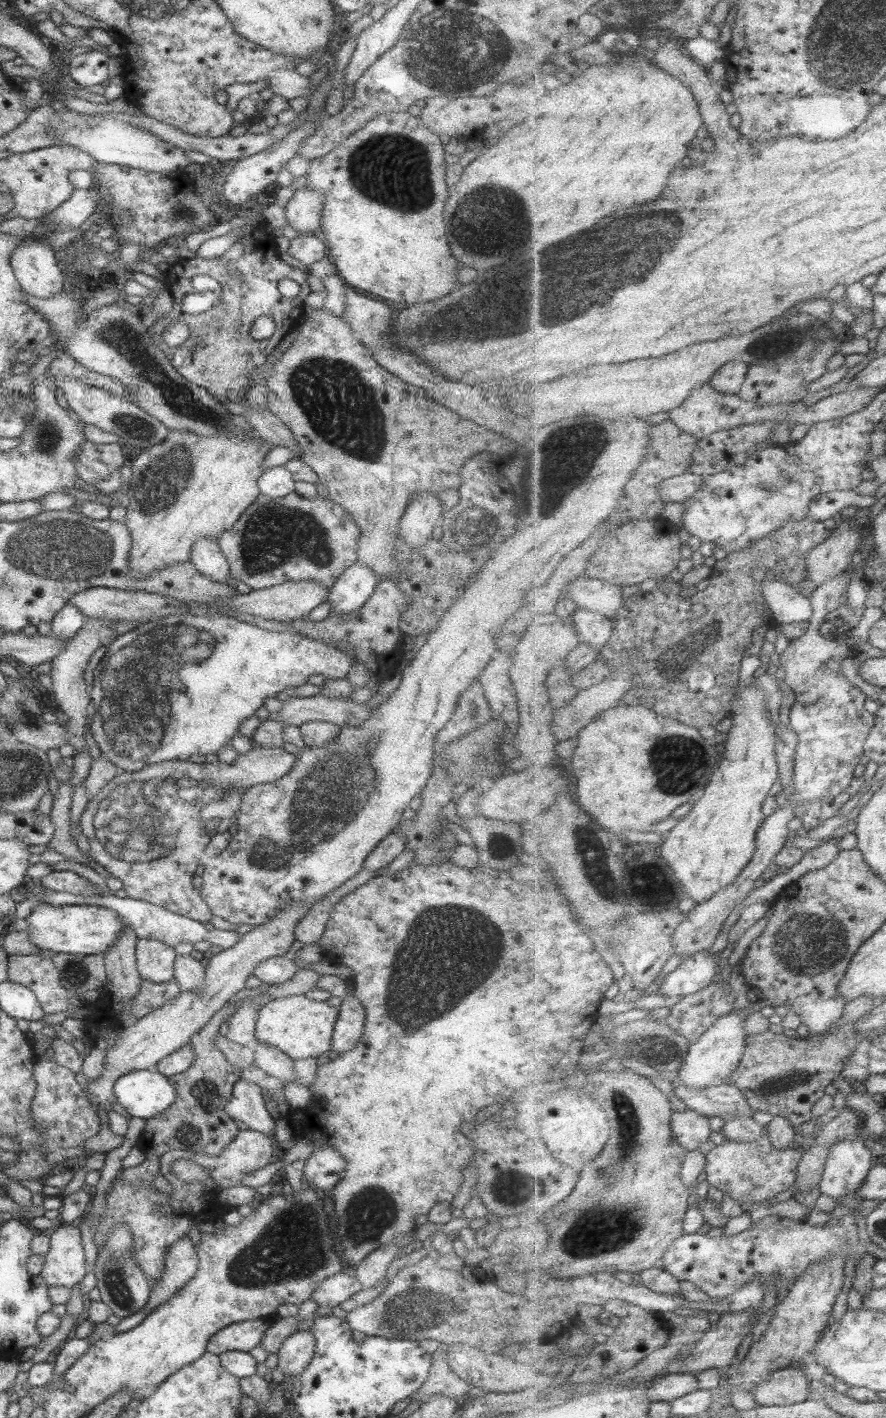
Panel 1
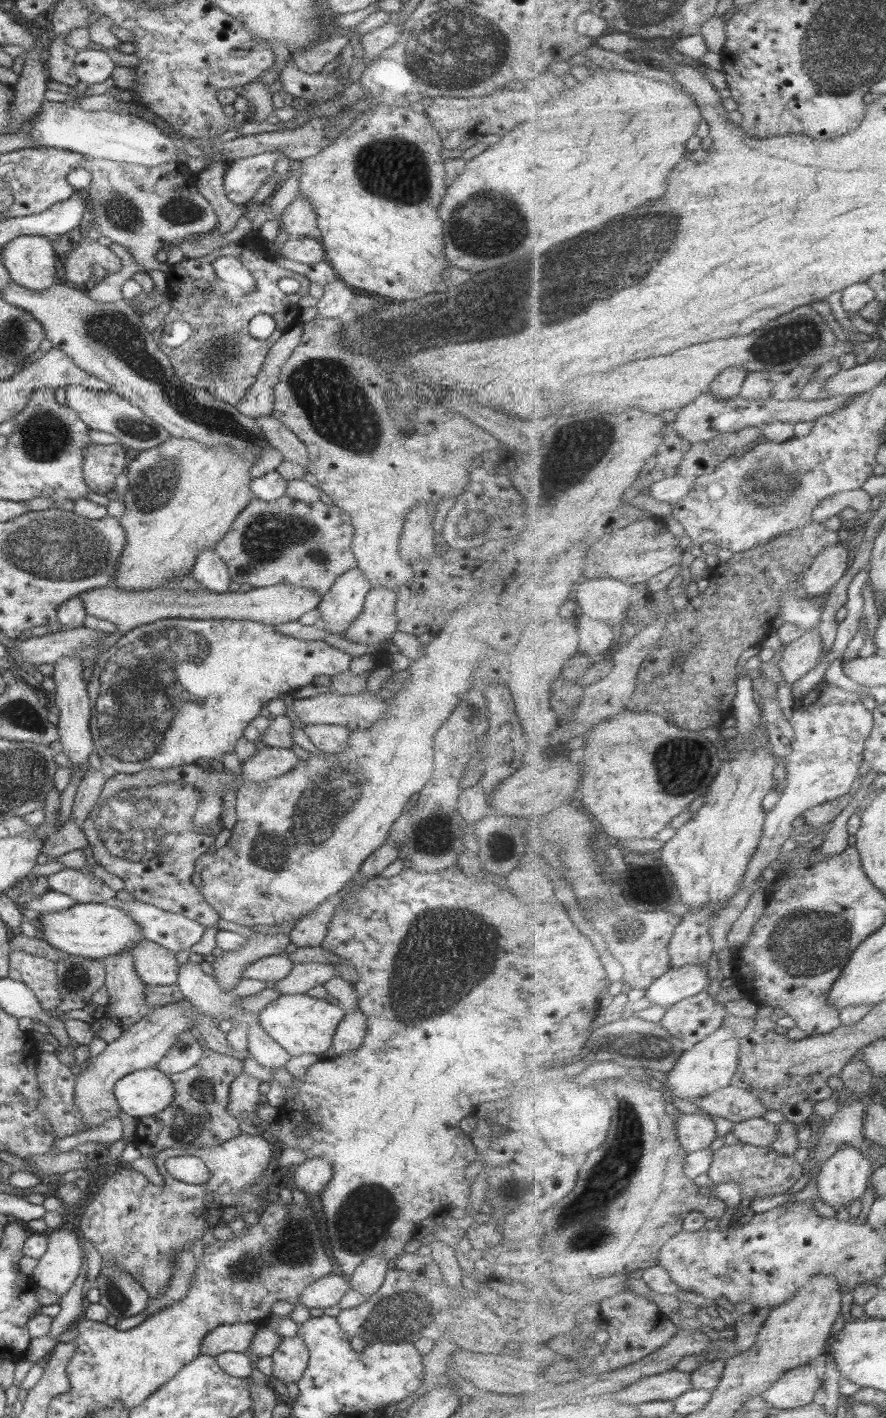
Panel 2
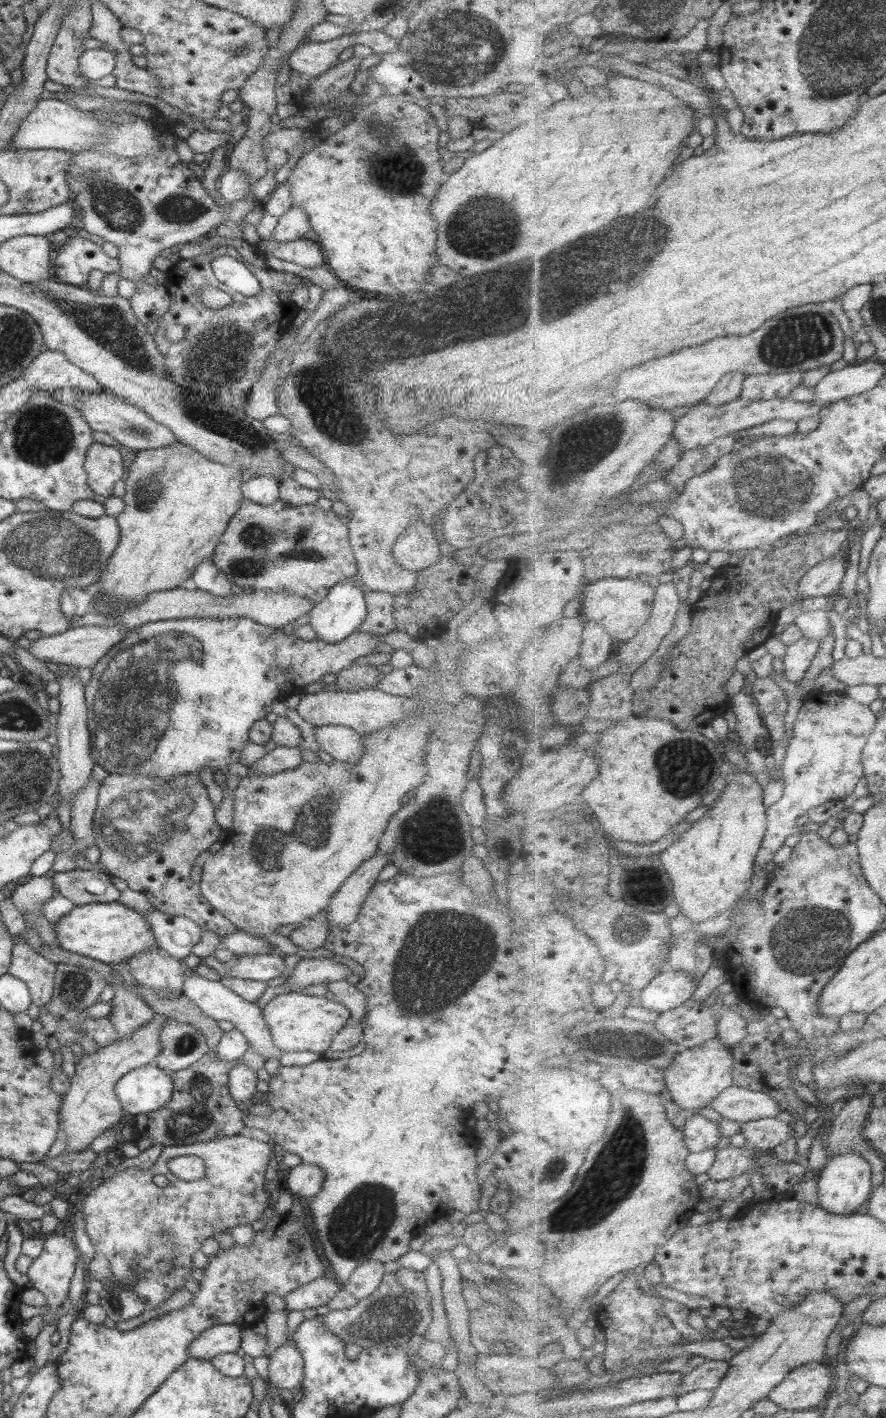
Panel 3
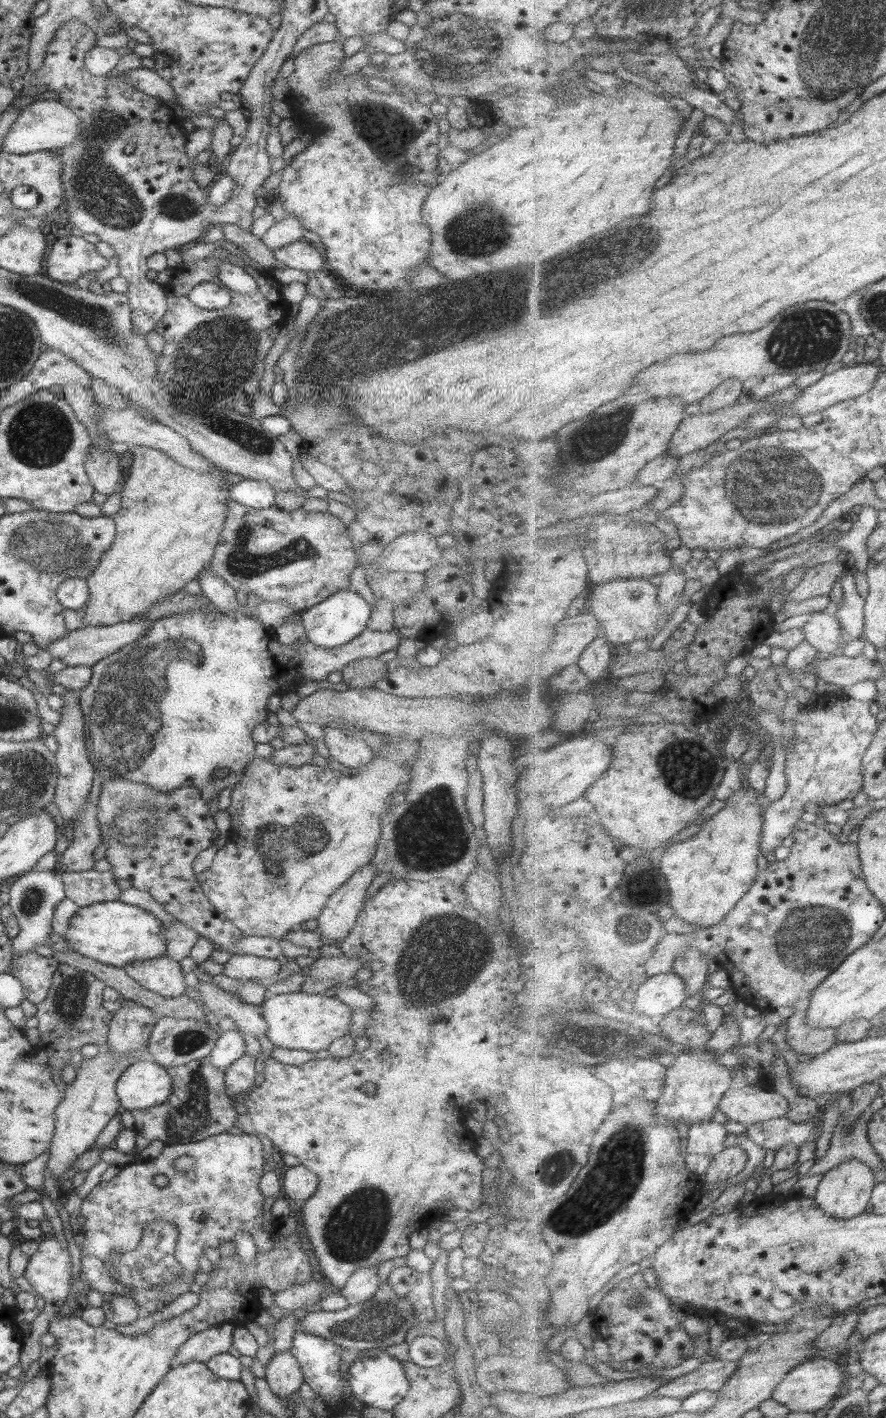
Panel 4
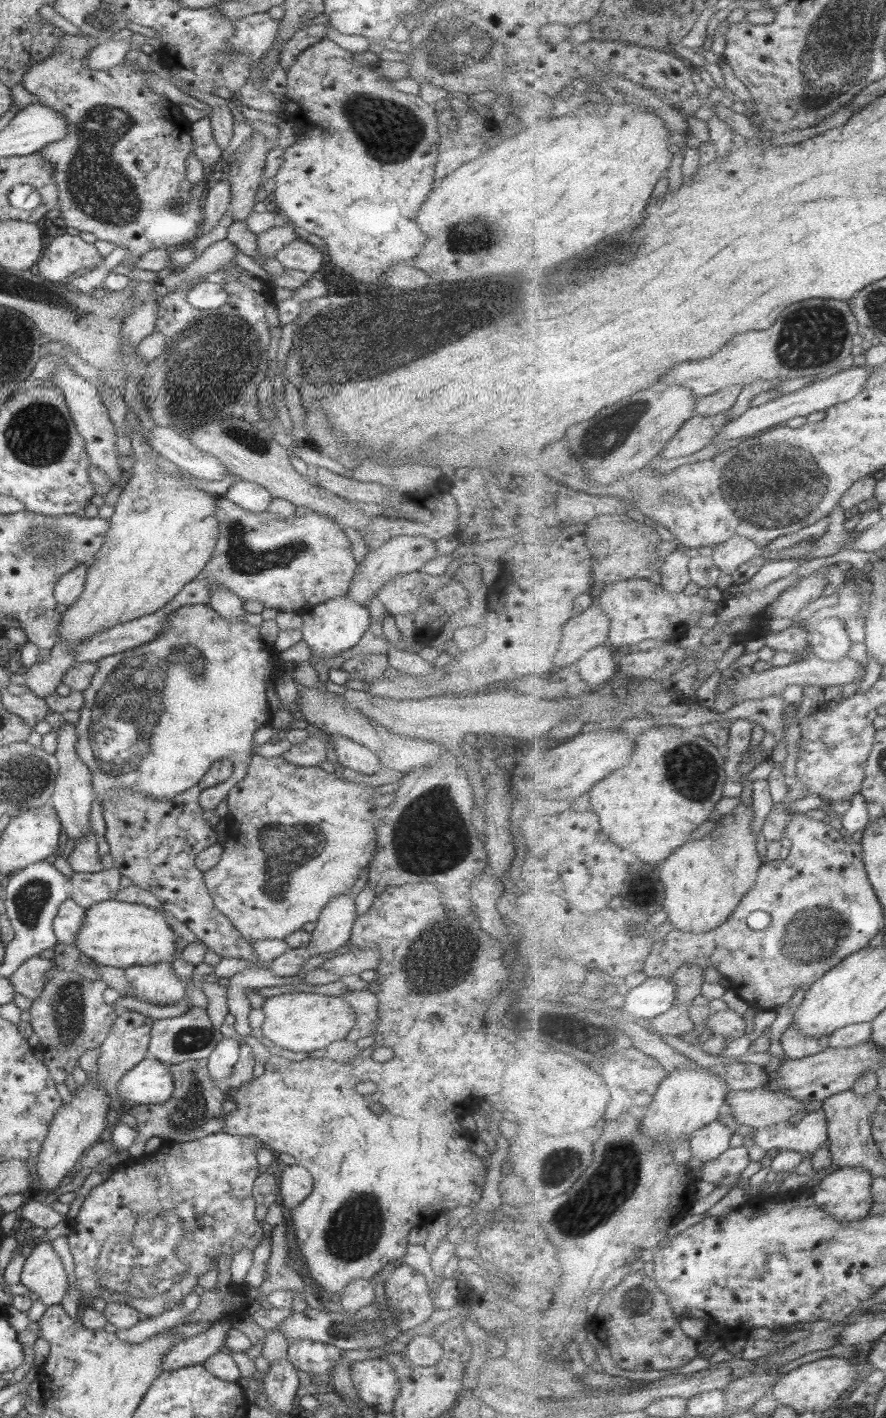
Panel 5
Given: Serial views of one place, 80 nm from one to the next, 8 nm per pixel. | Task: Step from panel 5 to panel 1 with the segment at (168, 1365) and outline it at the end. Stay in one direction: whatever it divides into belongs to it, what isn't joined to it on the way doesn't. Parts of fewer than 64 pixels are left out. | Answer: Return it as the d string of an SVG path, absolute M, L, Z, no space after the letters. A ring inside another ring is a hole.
M260 1319L244 1320L218 1330L206 1344L208 1353L220 1355L227 1351L248 1353L259 1345L270 1324Z

